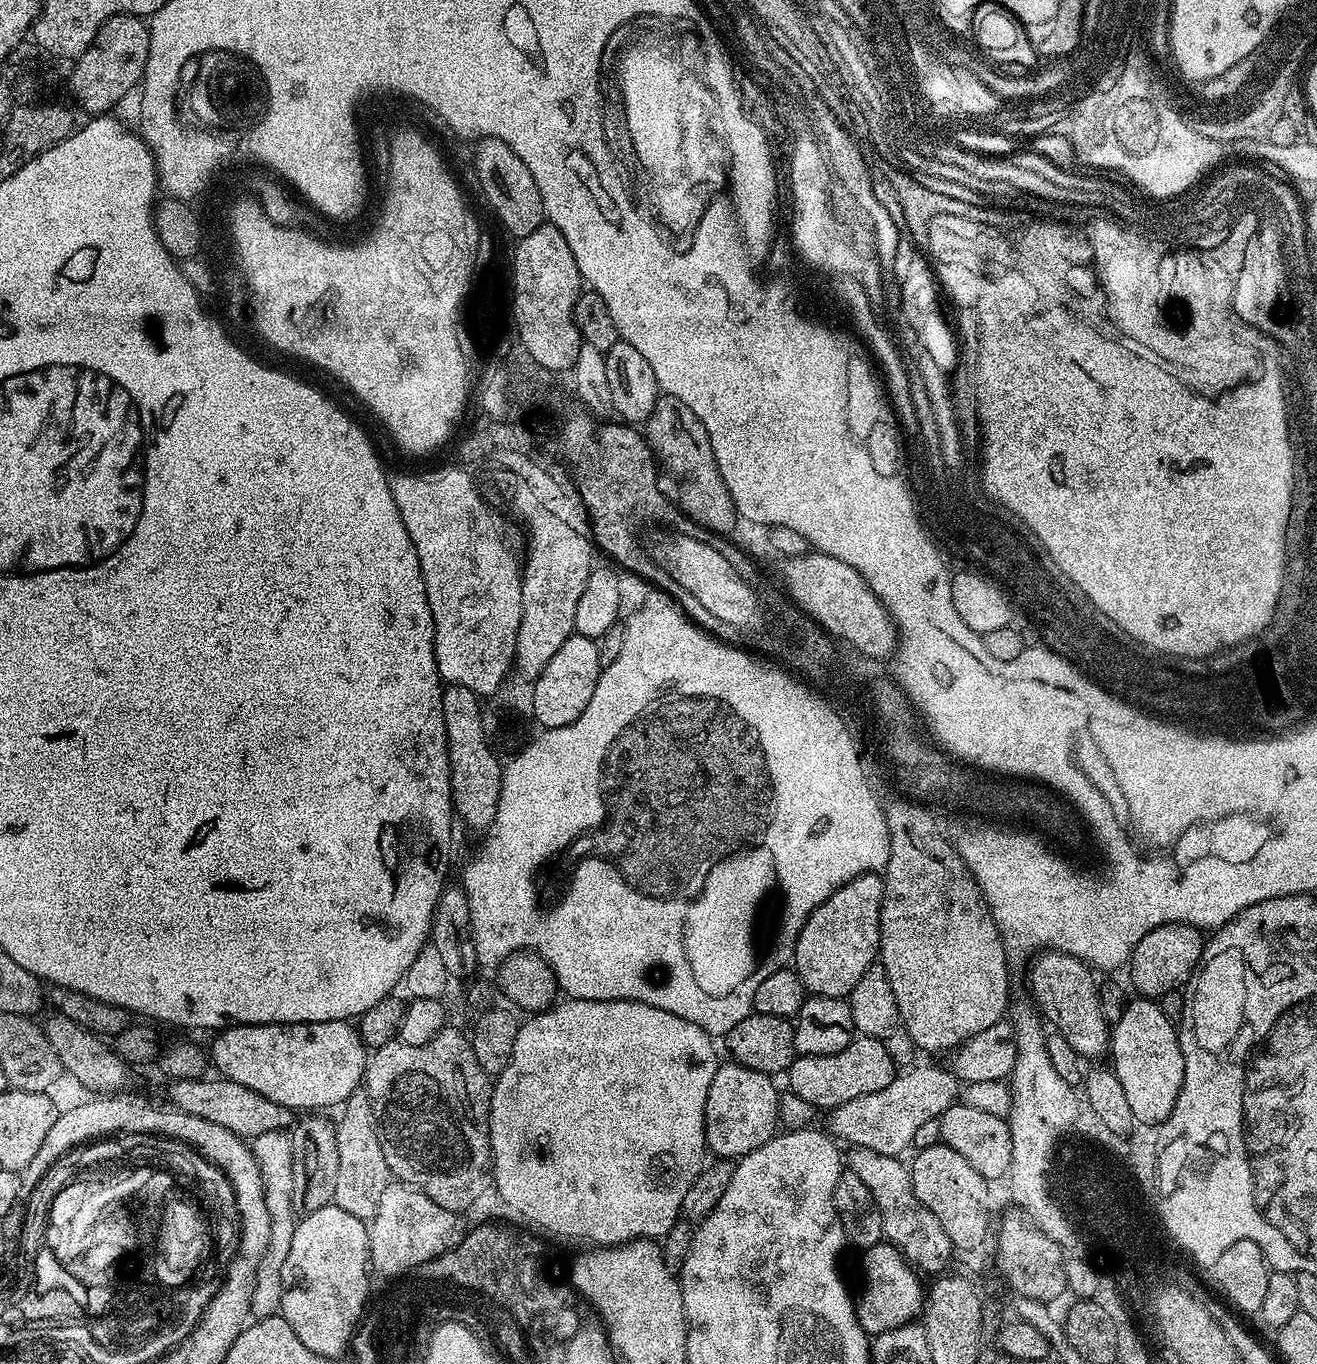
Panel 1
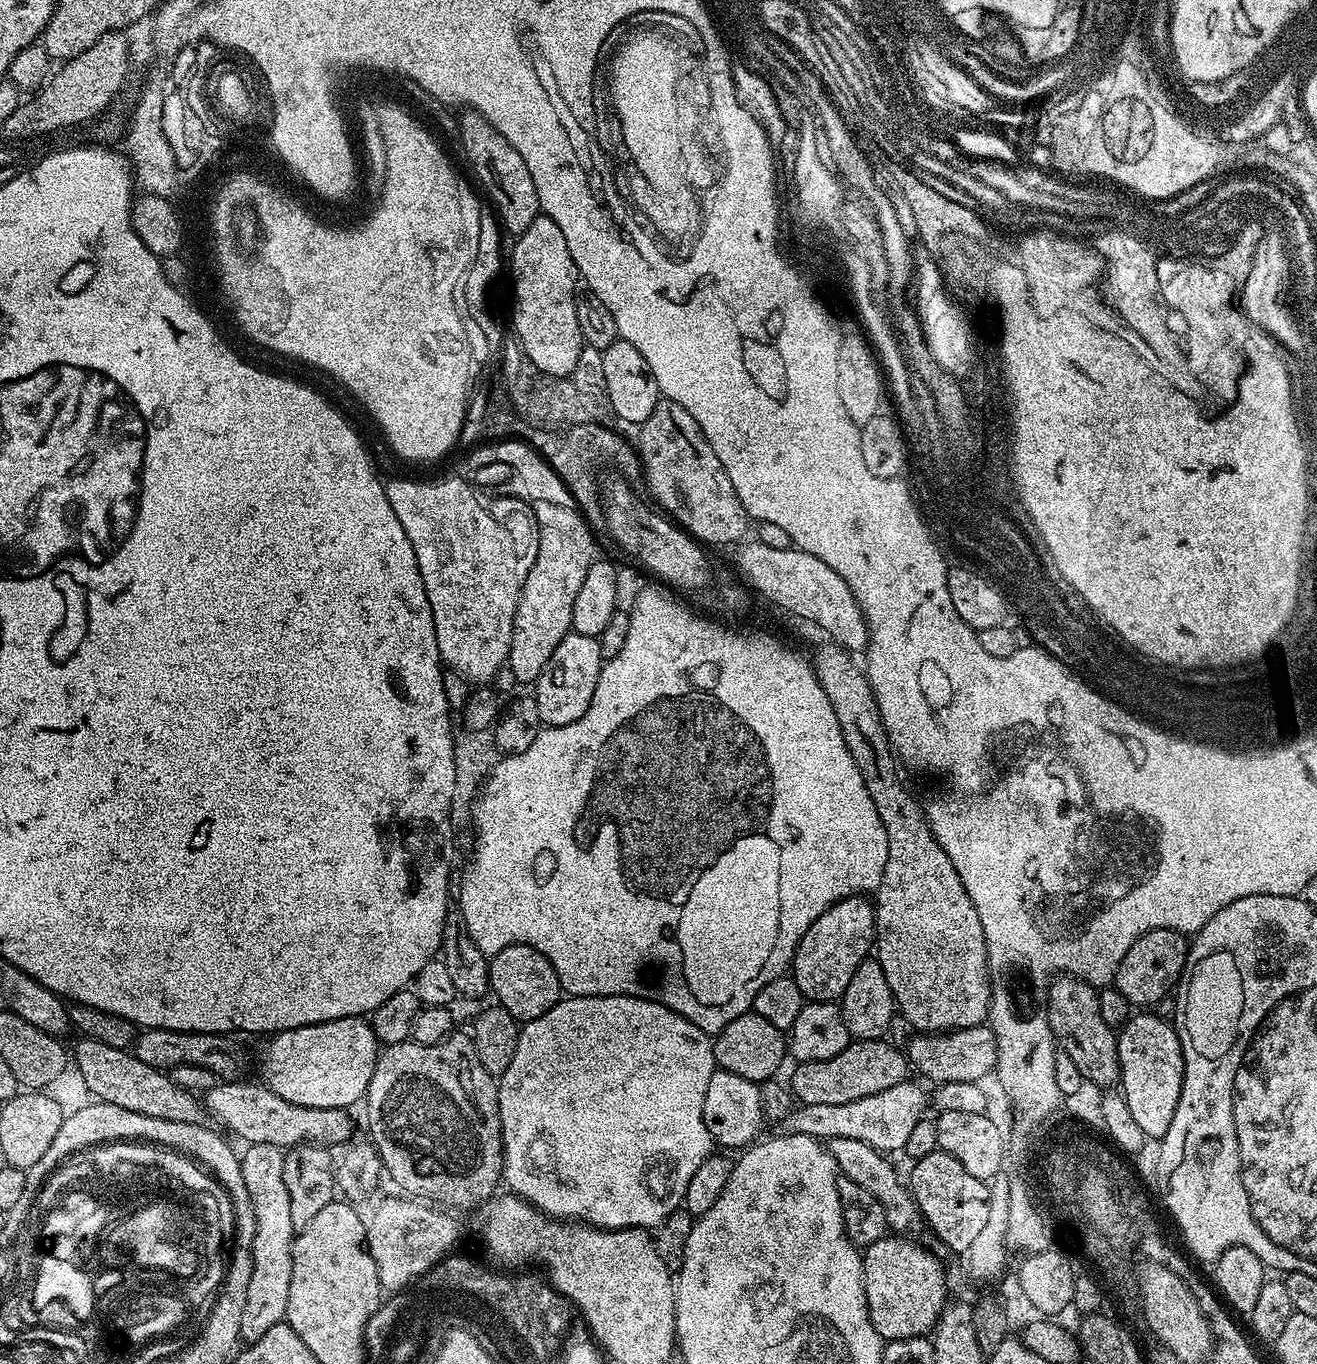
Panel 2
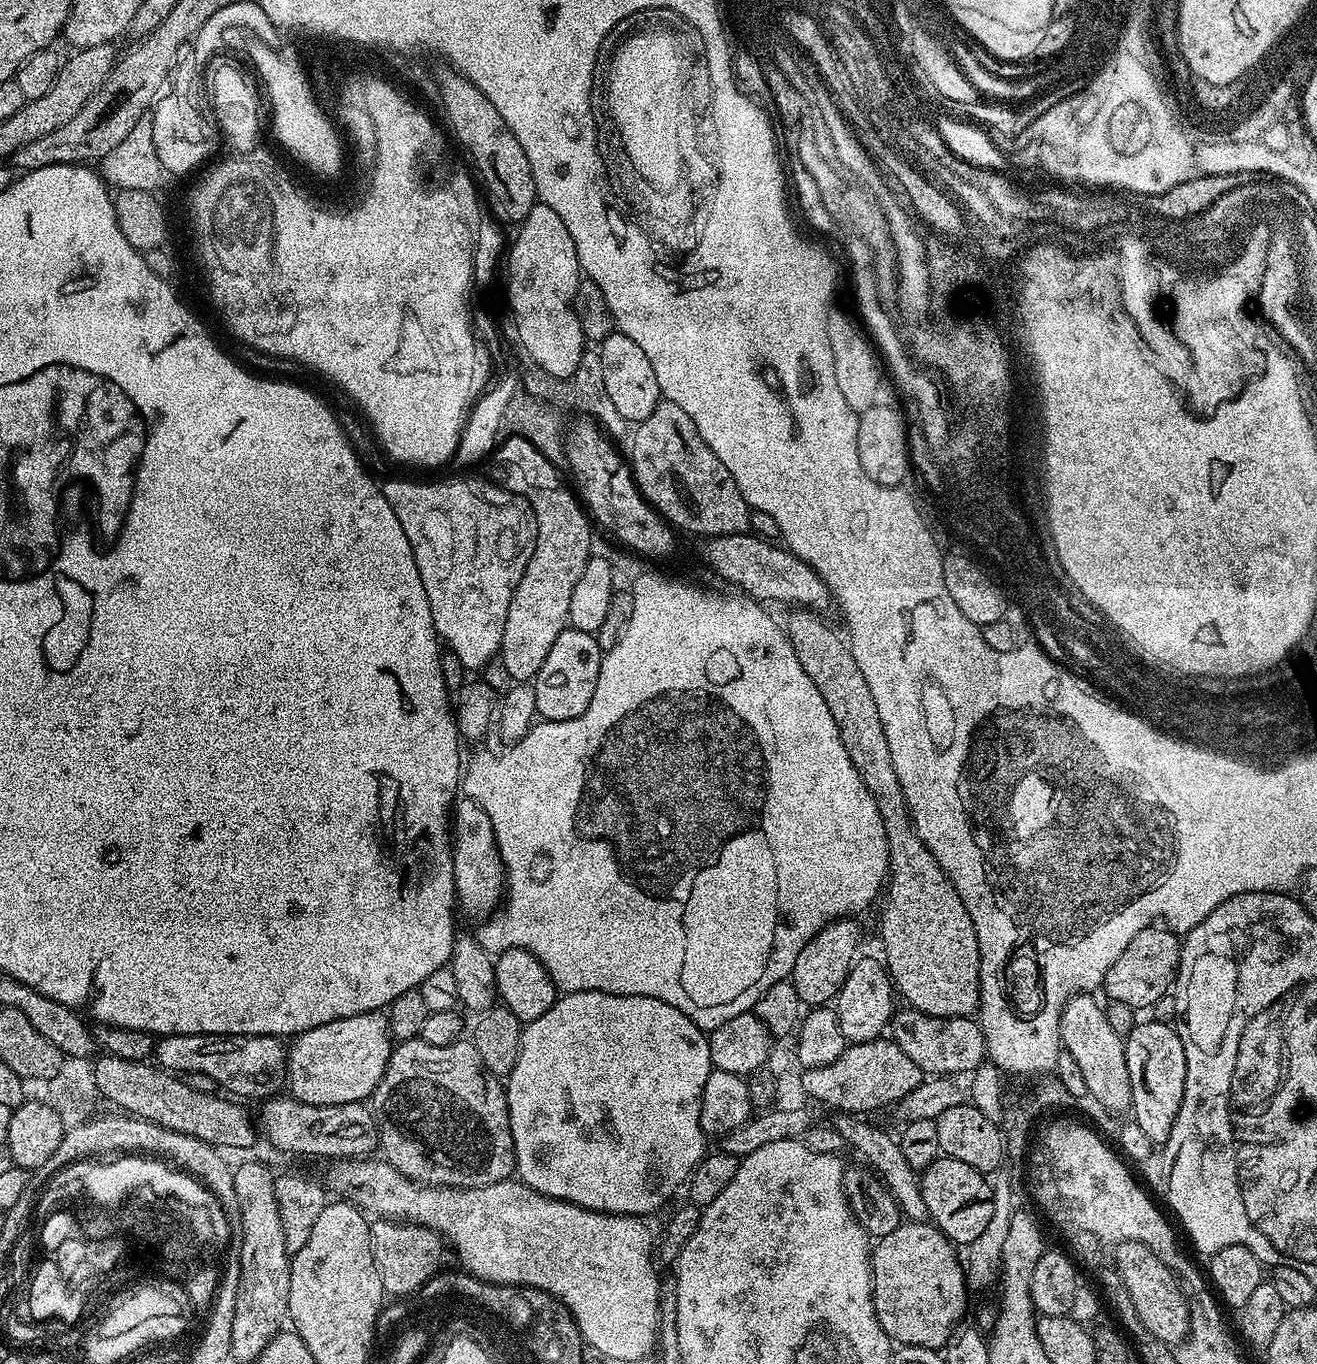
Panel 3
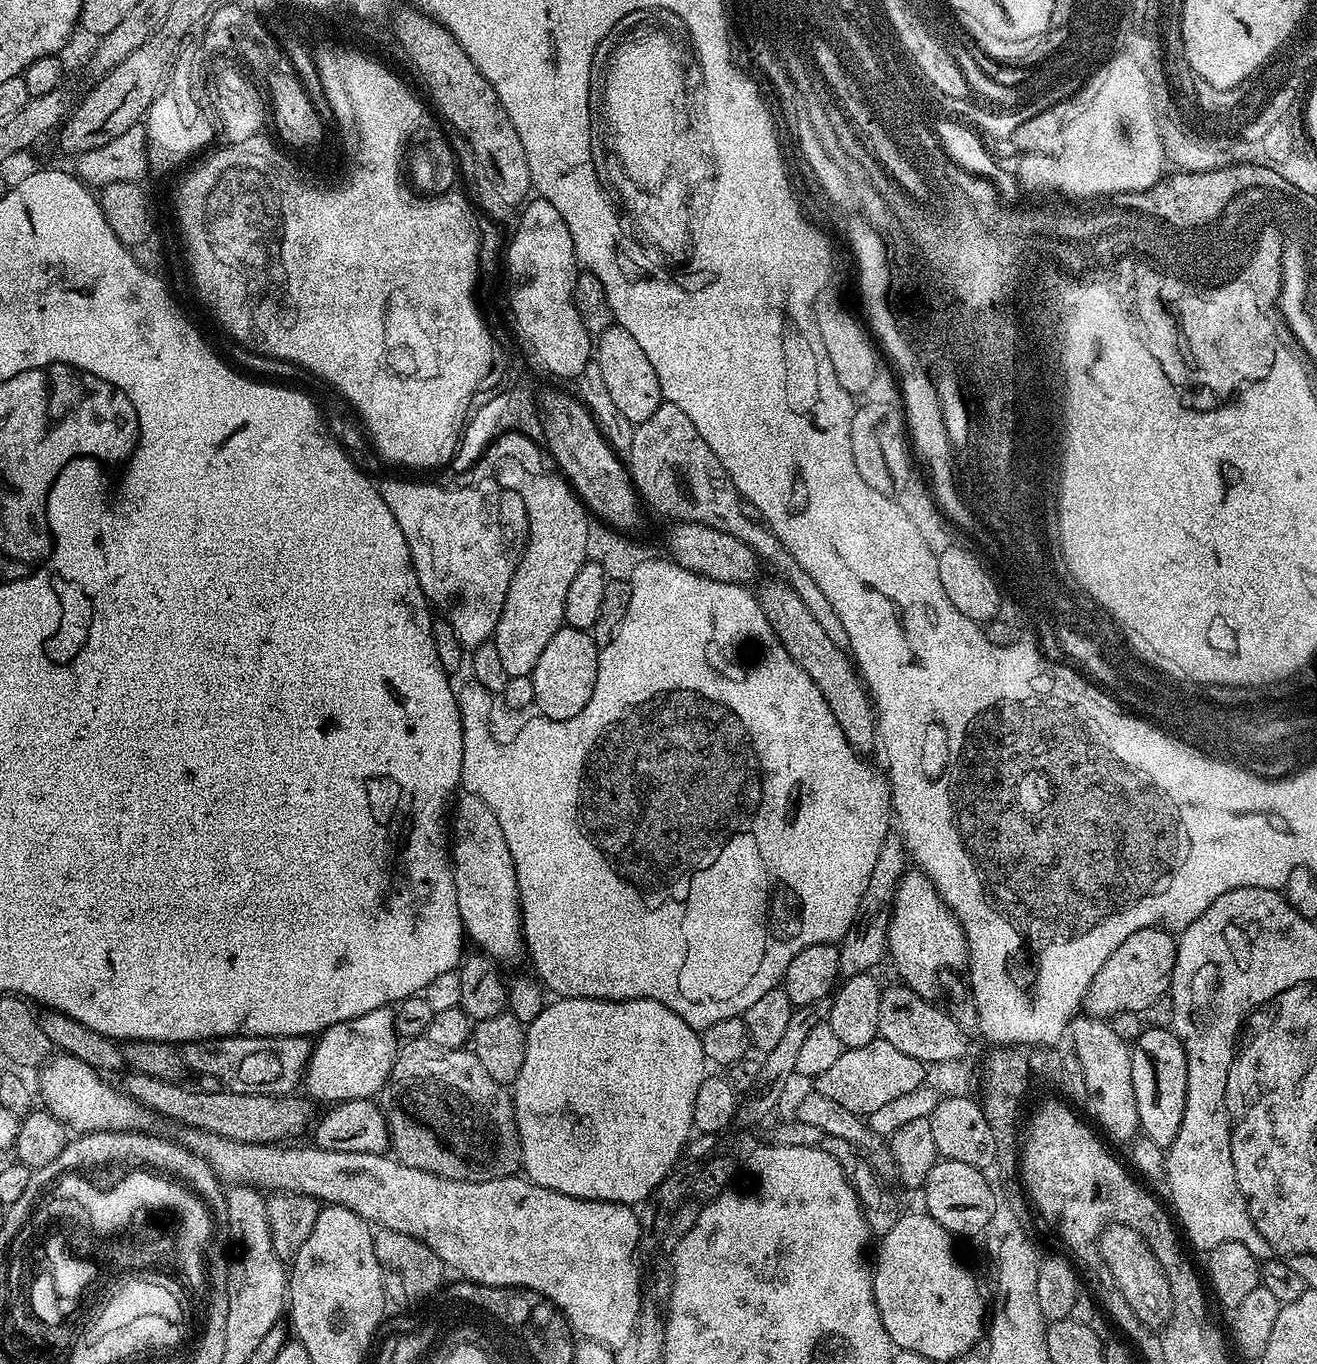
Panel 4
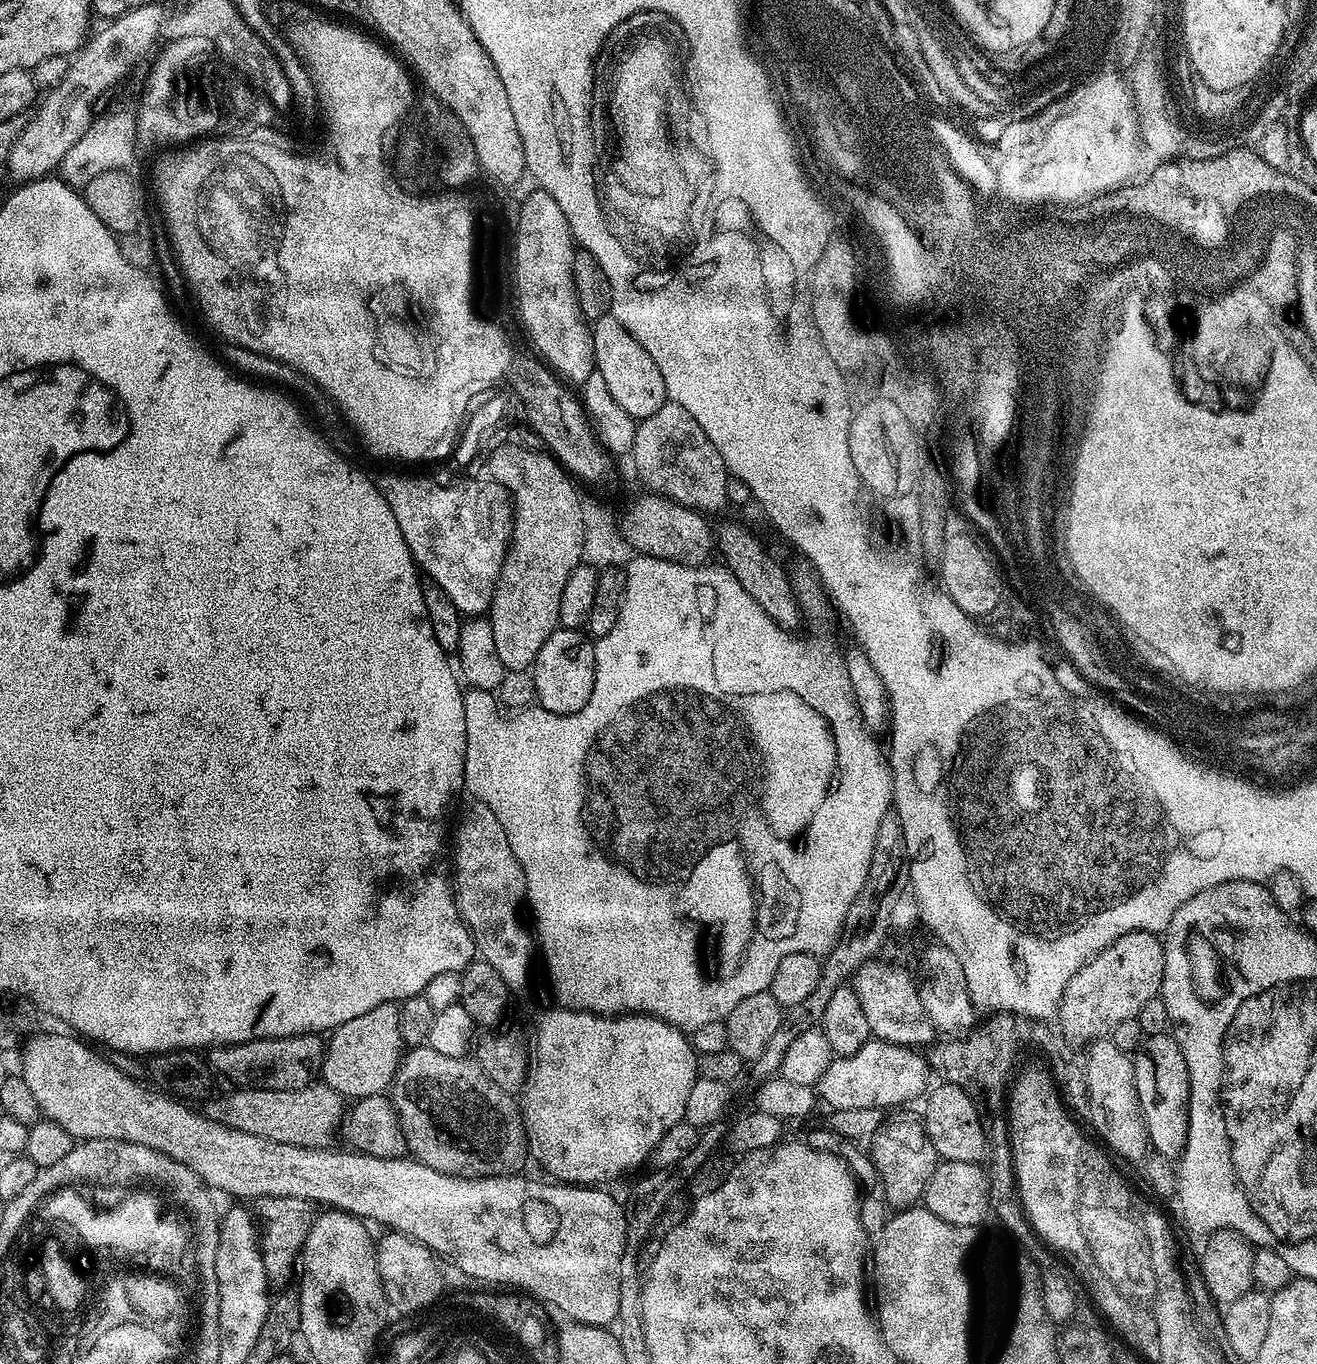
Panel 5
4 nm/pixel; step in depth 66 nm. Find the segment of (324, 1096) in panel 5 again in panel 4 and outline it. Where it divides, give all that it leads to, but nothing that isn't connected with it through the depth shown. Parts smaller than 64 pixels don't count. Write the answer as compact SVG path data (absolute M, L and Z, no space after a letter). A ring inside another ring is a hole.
M132 1072L128 1074L128 1077L125 1078L124 1084L122 1084L123 1091L127 1092L129 1096L132 1096L136 1099L139 1104L144 1104L147 1106L148 1111L155 1114L157 1117L165 1116L168 1120L177 1120L180 1123L180 1126L184 1128L197 1128L203 1132L209 1132L210 1134L218 1134L222 1138L230 1138L234 1142L246 1142L247 1144L274 1144L277 1142L284 1142L287 1136L300 1136L304 1131L311 1129L314 1124L314 1116L312 1120L312 1107L314 1107L313 1101L311 1099L305 1098L303 1095L300 1097L300 1094L289 1094L286 1096L259 1096L258 1094L238 1094L237 1092L230 1092L223 1090L218 1093L204 1093L199 1090L191 1090L184 1088L183 1083L175 1084L174 1082L166 1082L165 1080L160 1080L157 1076L151 1076L150 1074L142 1074L141 1072Z

